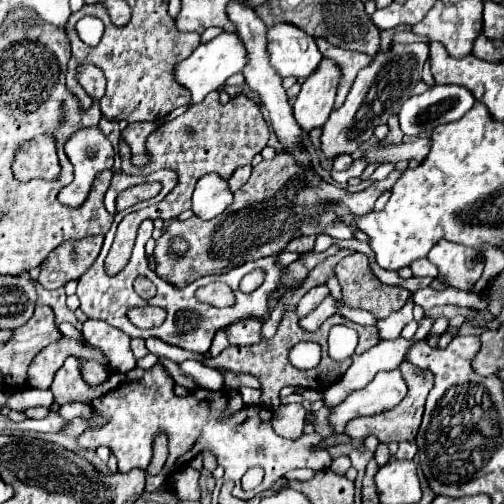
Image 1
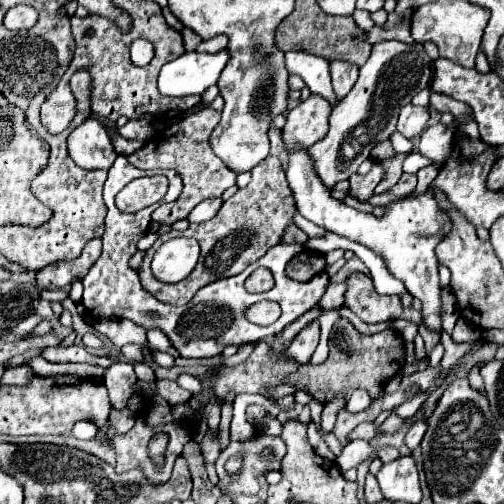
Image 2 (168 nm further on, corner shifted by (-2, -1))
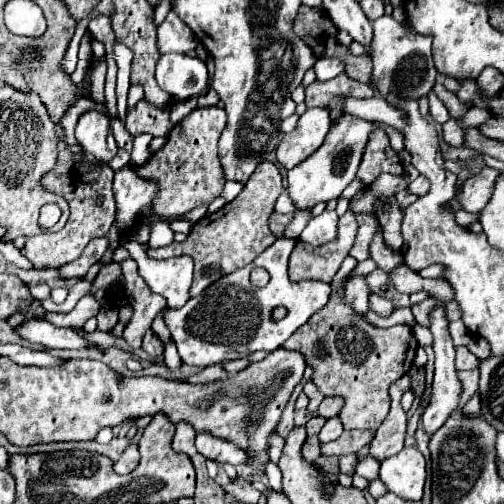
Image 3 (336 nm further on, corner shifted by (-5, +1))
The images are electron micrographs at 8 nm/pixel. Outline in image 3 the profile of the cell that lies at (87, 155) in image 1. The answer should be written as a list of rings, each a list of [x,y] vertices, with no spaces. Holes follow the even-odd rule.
[[[88,111],[80,117],[76,125],[76,139],[88,153],[104,163],[108,163],[118,151],[110,129],[110,119],[100,111]]]

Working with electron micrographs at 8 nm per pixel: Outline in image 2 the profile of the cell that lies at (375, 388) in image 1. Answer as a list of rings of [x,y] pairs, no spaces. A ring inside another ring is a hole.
[[[355,389],[353,391],[353,395],[349,397],[349,401],[347,401],[347,411],[349,413],[361,413],[361,411],[365,411],[365,409],[369,409],[373,405],[373,399],[371,399],[371,395],[365,391],[365,389]]]

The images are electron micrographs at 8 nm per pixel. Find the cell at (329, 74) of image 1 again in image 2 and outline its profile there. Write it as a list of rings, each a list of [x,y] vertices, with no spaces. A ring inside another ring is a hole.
[[[311,93],[305,101],[301,101],[287,113],[283,141],[289,145],[299,143],[303,147],[311,147],[313,143],[327,135],[331,109],[333,107],[327,99]]]

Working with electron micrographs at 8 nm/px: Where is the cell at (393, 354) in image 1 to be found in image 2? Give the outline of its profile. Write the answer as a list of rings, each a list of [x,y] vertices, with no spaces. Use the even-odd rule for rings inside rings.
[[[335,397],[333,401],[329,401],[323,409],[323,415],[321,415],[321,427],[323,431],[331,431],[333,425],[335,425],[335,419],[337,419],[337,413],[345,407],[345,399],[343,397]]]

